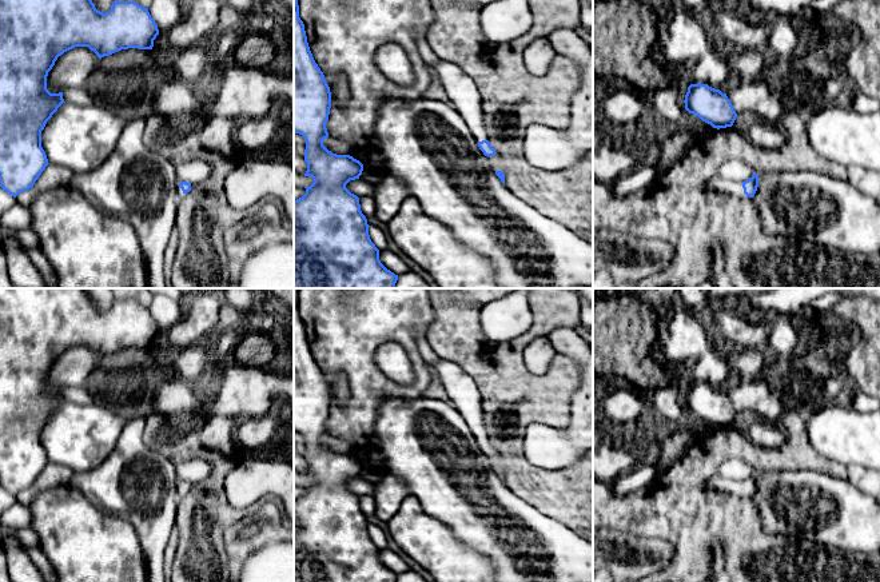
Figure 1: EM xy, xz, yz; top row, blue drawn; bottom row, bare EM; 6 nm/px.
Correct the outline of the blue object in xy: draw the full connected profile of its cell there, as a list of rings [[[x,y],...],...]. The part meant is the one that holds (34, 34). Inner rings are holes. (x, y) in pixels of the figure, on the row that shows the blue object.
[[[0,0],[0,187],[12,196],[33,187],[49,164],[41,147],[41,131],[47,121],[65,103],[63,92],[47,89],[48,72],[64,52],[75,47],[88,47],[99,59],[122,49],[152,49],[159,35],[148,8],[135,1],[115,0],[105,13],[97,11],[92,0]]]

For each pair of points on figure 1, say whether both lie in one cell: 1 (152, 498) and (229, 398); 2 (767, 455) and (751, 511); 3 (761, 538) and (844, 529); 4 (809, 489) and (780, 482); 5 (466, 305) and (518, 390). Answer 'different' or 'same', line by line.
1: different
2: same
3: different
4: same
5: same

